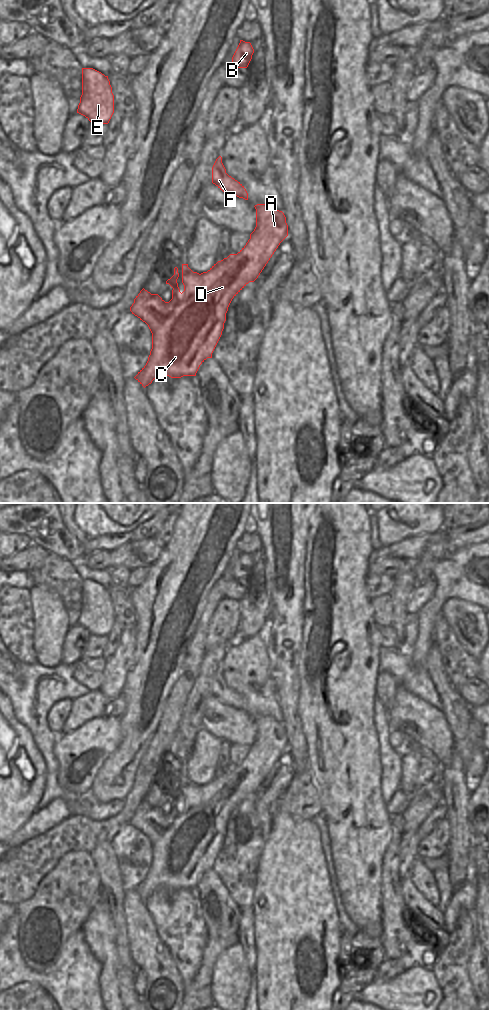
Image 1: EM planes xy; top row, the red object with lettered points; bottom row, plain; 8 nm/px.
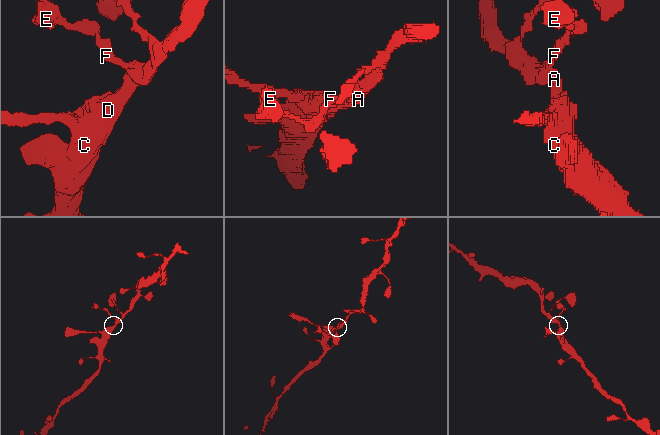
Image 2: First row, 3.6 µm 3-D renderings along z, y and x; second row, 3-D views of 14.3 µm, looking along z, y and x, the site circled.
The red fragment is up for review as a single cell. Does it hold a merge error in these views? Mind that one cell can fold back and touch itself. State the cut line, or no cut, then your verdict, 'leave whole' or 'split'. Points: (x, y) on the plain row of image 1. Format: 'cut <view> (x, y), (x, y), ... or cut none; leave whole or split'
cut none; leave whole

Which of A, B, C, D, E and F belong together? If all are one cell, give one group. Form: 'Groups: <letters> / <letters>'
Groups: A B C D E F.

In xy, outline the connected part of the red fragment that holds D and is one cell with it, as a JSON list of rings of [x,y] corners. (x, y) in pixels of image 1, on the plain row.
[[[257,716],[254,719],[256,739],[246,757],[237,766],[230,766],[201,786],[193,784],[188,776],[182,776],[182,805],[177,795],[178,780],[175,779],[174,787],[166,793],[173,800],[169,814],[144,800],[134,811],[130,823],[145,834],[152,845],[152,861],[148,873],[134,889],[144,900],[157,888],[196,888],[200,877],[207,870],[212,870],[232,811],[249,794],[258,790],[280,755],[288,748],[288,737],[282,723],[271,716]]]

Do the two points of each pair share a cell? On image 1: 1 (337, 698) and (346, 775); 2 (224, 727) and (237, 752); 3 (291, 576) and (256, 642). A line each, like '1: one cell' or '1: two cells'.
1: one cell
2: two cells
3: two cells

